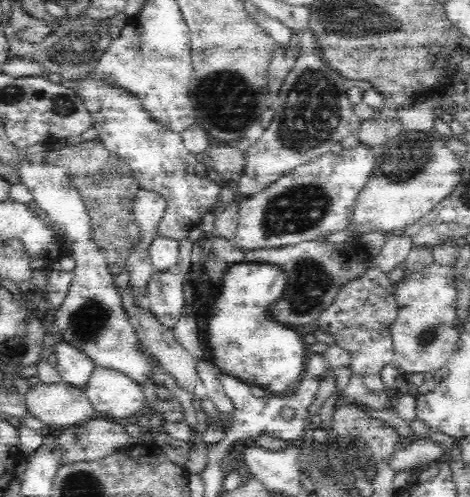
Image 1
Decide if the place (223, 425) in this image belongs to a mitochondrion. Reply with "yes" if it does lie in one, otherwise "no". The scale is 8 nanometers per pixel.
no

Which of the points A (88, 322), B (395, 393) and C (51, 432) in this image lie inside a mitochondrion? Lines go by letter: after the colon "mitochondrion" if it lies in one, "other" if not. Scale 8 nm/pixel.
A: mitochondrion
B: other
C: other

